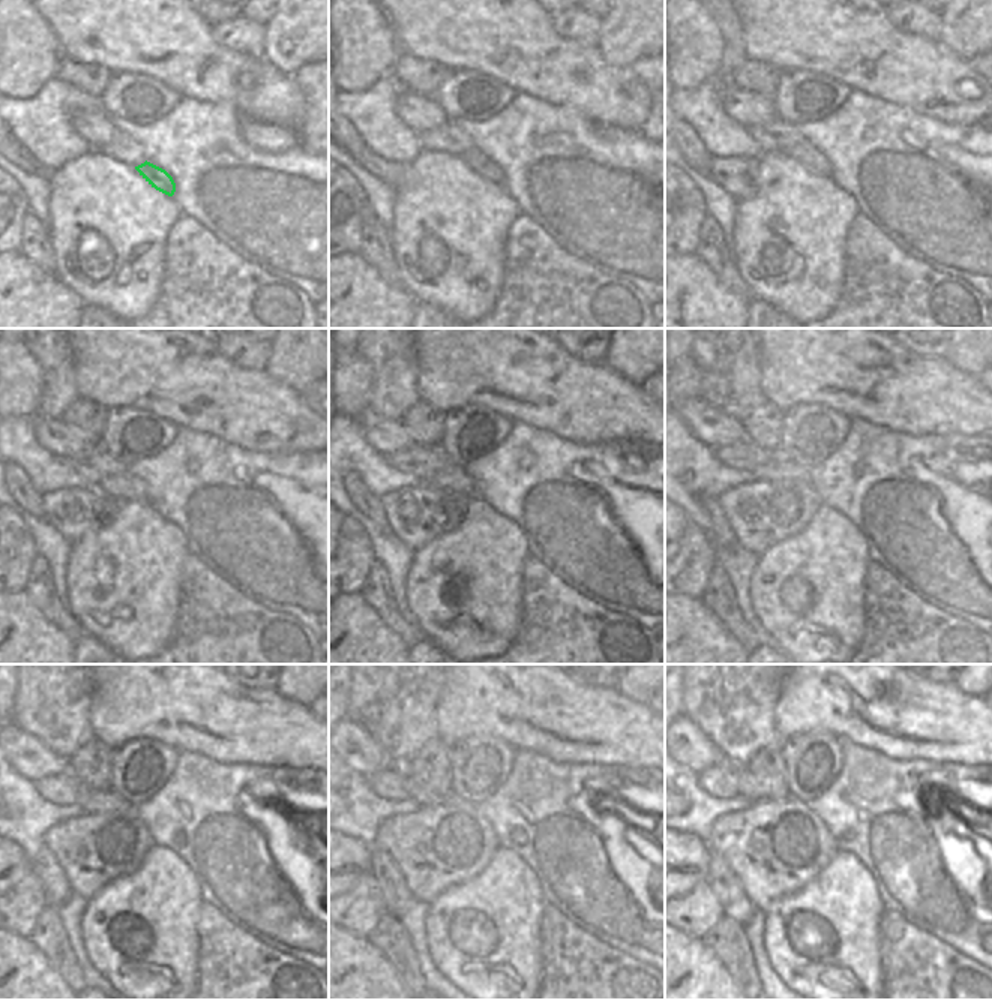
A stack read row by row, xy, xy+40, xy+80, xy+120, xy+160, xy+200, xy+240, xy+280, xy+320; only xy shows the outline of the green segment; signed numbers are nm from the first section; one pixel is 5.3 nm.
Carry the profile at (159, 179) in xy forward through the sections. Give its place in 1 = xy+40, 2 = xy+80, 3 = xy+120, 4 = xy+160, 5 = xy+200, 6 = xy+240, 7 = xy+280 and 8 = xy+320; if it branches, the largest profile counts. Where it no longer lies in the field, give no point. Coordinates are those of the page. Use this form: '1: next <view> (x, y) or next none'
1: next xy+40 (477, 161)
2: next xy+80 (806, 153)
3: next xy+120 (123, 486)
4: next xy+160 (453, 477)
5: next xy+200 (779, 468)
6: next xy+240 (90, 801)
7: next xy+280 (422, 796)
8: next xy+320 (746, 784)

